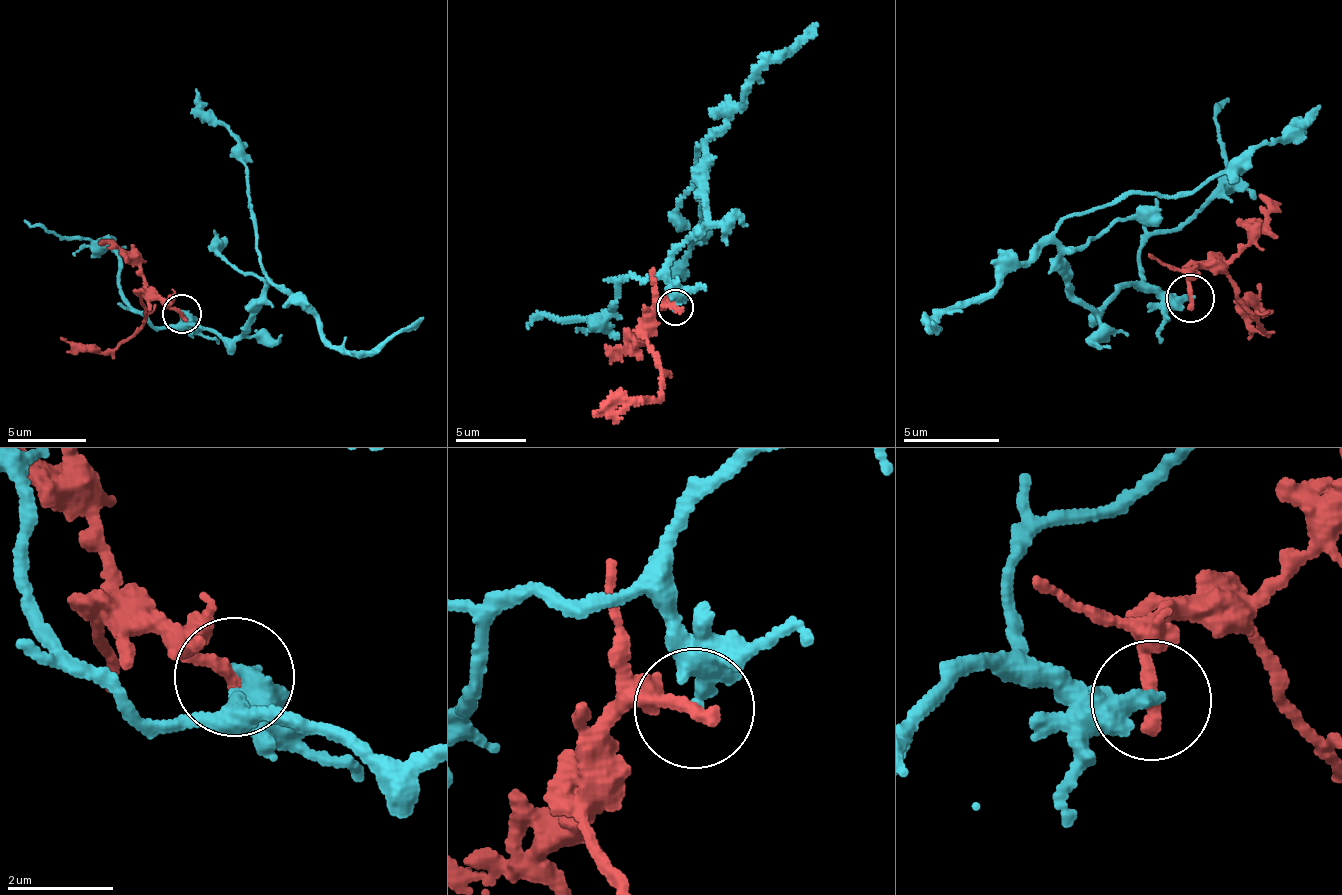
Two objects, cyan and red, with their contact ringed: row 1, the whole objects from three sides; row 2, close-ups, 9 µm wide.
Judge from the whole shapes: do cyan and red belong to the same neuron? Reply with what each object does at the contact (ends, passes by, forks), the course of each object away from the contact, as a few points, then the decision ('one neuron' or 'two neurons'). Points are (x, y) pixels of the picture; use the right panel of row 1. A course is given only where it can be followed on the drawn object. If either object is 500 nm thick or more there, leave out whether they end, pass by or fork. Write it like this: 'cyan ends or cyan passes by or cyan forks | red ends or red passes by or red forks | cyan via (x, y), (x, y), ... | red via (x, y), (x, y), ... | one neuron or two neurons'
cyan ends | red ends | cyan via (1191, 296), (1134, 288), (1095, 310), (1073, 296), (1053, 235), (1070, 214), (1228, 175), (1319, 105) | red via (1191, 296), (1192, 273), (1209, 268), (1220, 271), (1255, 323), (1266, 334), (1246, 317), (1261, 281) | two neurons

